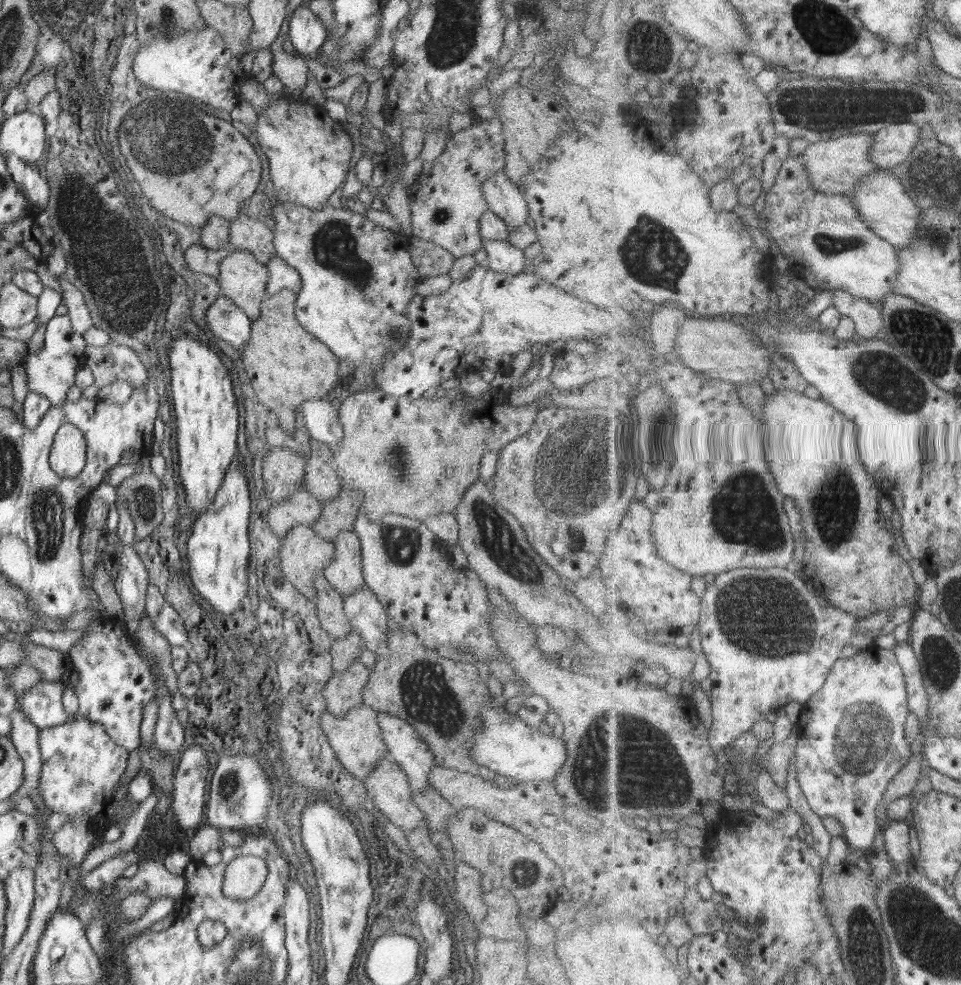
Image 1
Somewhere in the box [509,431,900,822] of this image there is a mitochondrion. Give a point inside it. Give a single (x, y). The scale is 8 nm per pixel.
(764, 615)

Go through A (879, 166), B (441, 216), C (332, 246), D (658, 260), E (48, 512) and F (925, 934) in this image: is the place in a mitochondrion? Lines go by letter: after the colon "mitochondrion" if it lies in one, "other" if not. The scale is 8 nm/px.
A: other
B: mitochondrion
C: mitochondrion
D: mitochondrion
E: mitochondrion
F: mitochondrion

